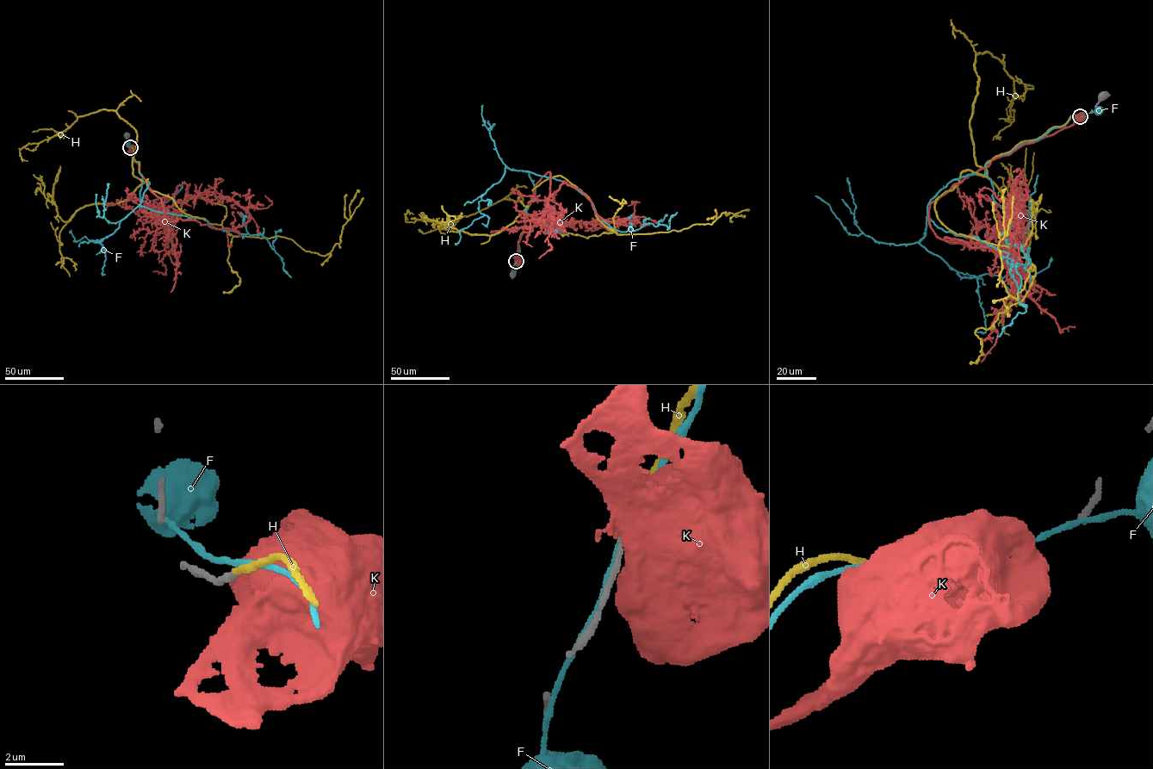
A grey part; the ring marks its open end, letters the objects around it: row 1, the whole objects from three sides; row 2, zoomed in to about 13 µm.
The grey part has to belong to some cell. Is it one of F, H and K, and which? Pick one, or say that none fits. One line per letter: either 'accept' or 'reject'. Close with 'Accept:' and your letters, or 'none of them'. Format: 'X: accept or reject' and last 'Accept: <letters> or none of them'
F: reject
H: accept
K: reject
Accept: H

